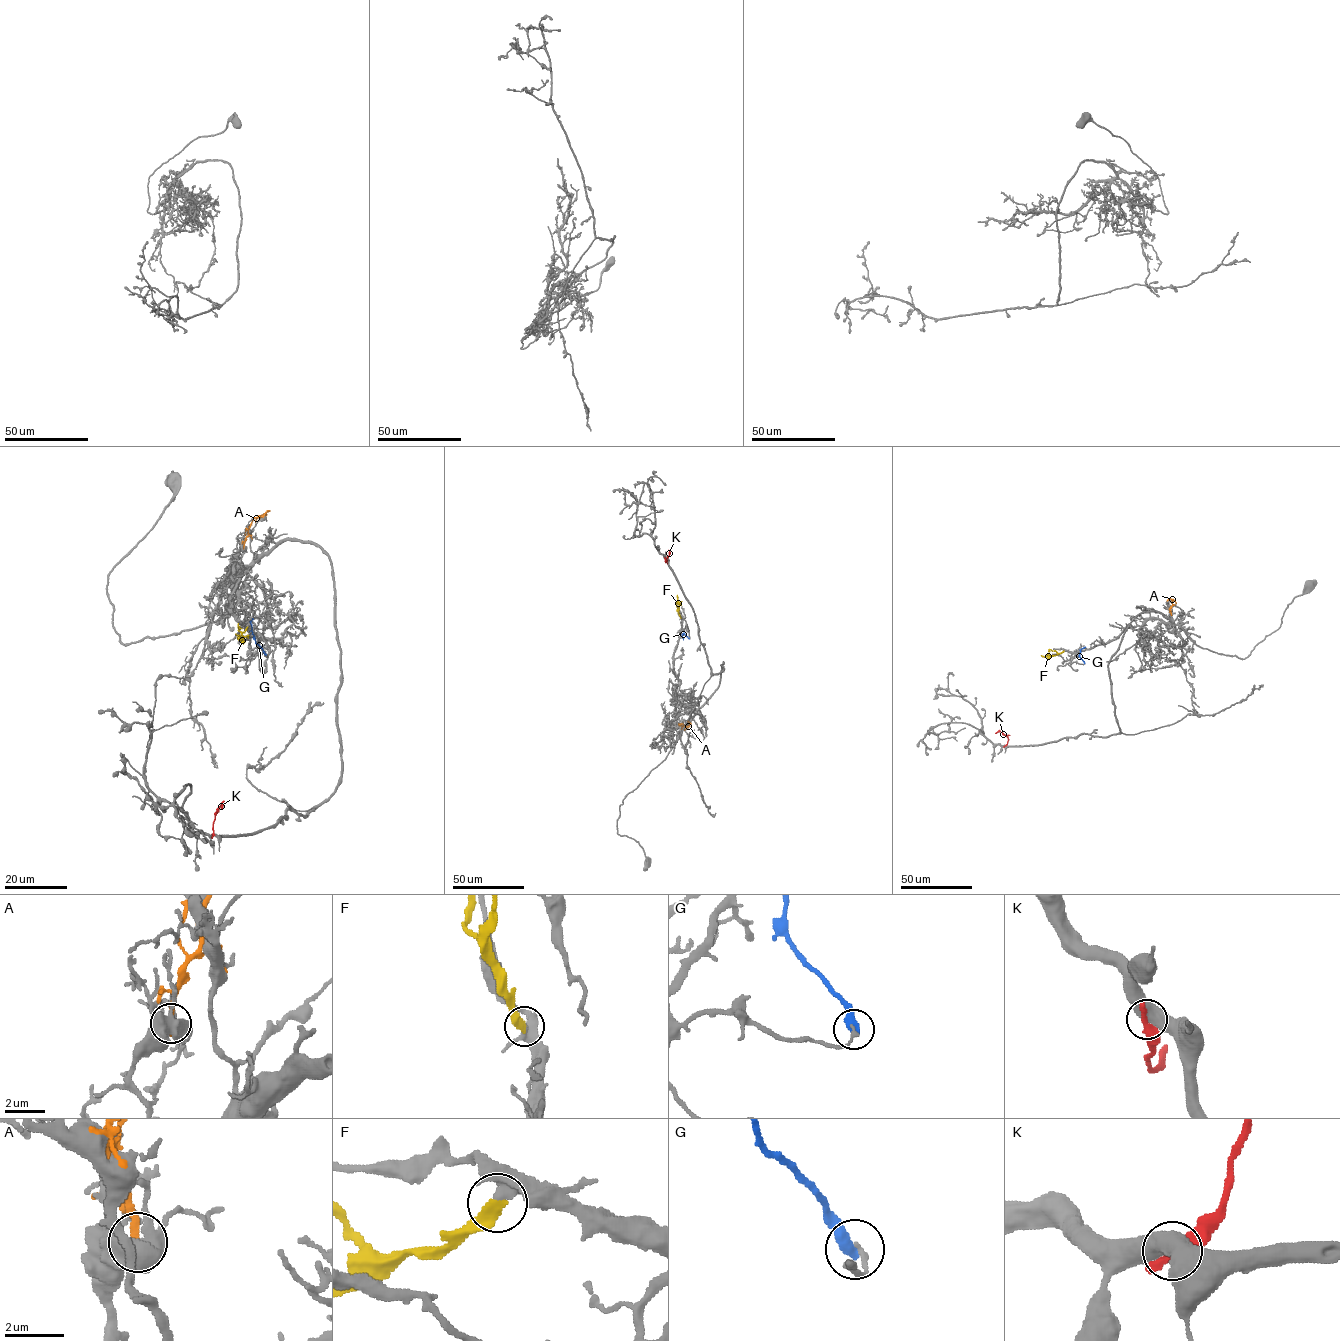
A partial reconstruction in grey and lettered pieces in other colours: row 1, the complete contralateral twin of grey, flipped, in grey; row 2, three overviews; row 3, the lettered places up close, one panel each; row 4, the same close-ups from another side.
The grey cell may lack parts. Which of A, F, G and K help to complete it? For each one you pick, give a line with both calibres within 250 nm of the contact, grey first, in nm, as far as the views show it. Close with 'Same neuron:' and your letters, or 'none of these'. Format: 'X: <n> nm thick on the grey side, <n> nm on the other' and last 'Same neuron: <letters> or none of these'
F: 240 nm thick on the grey side, 300 nm on the other
Same neuron: F

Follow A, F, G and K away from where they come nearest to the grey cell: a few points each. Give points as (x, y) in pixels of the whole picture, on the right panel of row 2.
A: (1171, 614), (1172, 600), (1167, 601)
F: (1064, 651), (1052, 656), (1041, 655)
G: (1084, 663), (1079, 654), (1085, 647)
K: (1005, 746), (1008, 738), (1000, 731), (995, 733)

